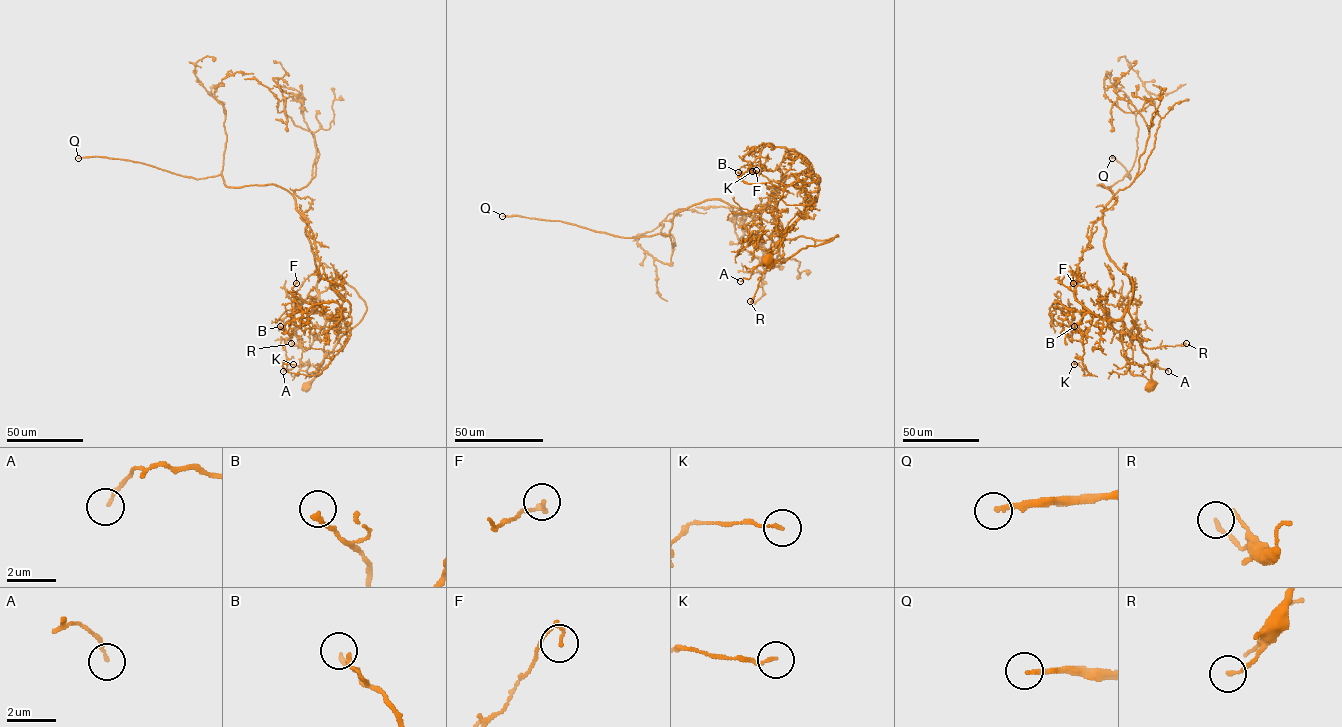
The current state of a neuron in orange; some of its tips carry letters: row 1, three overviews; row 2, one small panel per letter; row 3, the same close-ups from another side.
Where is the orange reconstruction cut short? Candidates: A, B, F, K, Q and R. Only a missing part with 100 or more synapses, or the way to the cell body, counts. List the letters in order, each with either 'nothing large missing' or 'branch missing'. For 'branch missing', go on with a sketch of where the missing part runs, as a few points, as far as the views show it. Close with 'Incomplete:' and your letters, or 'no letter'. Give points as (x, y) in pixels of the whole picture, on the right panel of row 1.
A: nothing large missing
B: nothing large missing
F: nothing large missing
K: nothing large missing
Q: branch missing | (1112, 158), (1134, 181), (1139, 176), (1129, 129), (1101, 87), (1105, 86), (1115, 111), (1163, 112)
R: nothing large missing
Incomplete: Q

